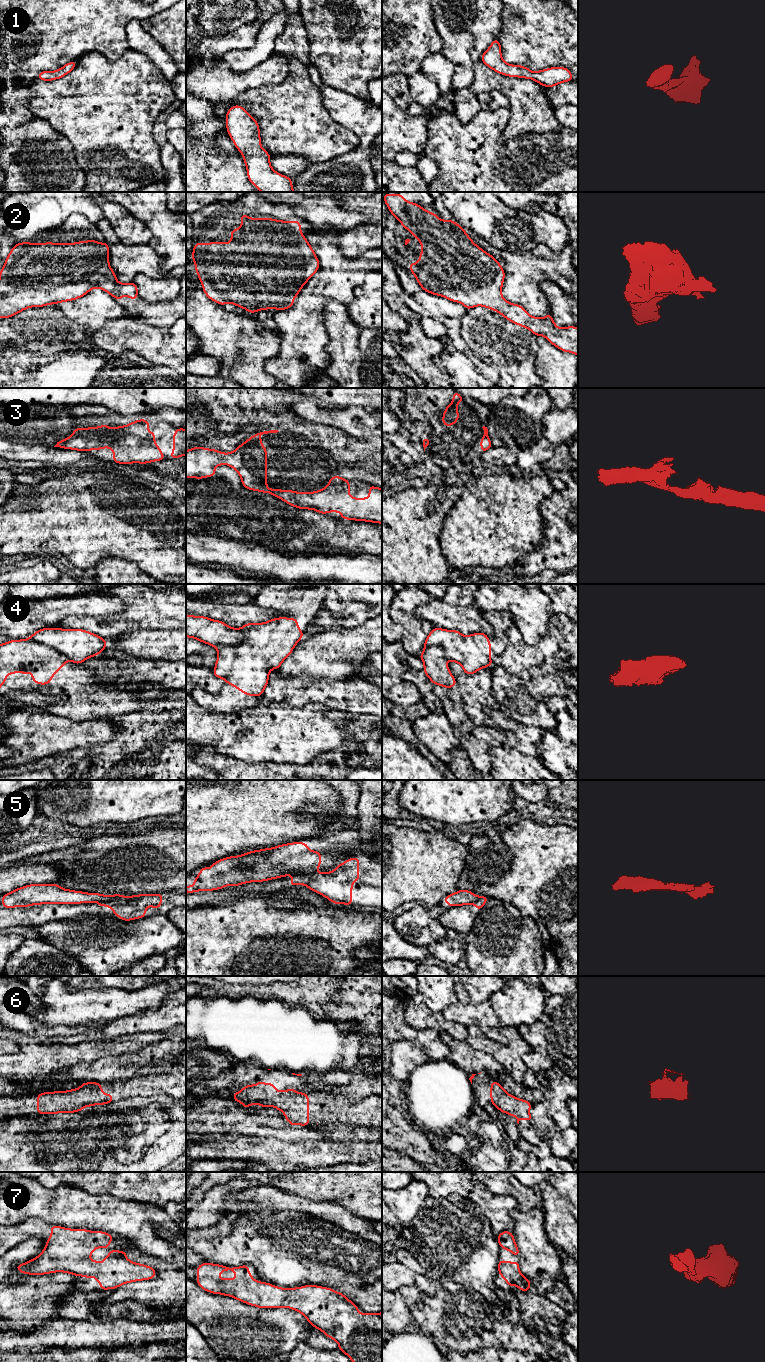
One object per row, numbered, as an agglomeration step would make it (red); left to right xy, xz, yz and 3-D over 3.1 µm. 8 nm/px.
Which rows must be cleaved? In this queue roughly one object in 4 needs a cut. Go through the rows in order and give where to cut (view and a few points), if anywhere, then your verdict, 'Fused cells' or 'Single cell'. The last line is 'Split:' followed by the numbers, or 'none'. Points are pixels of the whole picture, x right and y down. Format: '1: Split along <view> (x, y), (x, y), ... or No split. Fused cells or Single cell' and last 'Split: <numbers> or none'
1: No split. Single cell
2: No split. Single cell
3: No split. Single cell
4: Split along xy (29, 638), (52, 647), (68, 658). Fused cells
5: Split along xy (122, 895), (98, 902). Fused cells
6: No split. Single cell
7: No split. Single cell
Split: 4, 5

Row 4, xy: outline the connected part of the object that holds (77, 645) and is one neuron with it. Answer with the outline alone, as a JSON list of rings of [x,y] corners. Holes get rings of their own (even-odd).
[[[43,628],[30,639],[53,648],[76,664],[97,656],[107,645],[105,639],[82,629]]]

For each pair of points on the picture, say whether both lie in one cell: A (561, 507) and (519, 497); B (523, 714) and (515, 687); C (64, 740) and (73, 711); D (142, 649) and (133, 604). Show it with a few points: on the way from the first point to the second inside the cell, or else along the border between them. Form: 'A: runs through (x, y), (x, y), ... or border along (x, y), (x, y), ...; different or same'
A: border along (555, 491), (540, 505), (543, 525); different
B: runs through (523, 707), (523, 701), (517, 694); same
C: border along (48, 713), (66, 716), (71, 719); different
D: border along (162, 630), (136, 629), (124, 632), (116, 638); different

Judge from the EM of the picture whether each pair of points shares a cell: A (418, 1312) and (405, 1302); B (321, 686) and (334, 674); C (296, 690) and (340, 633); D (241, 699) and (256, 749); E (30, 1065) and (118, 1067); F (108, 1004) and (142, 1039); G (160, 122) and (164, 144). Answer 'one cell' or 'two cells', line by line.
A: two cells
B: two cells
C: two cells
D: two cells
E: two cells
F: two cells
G: one cell

